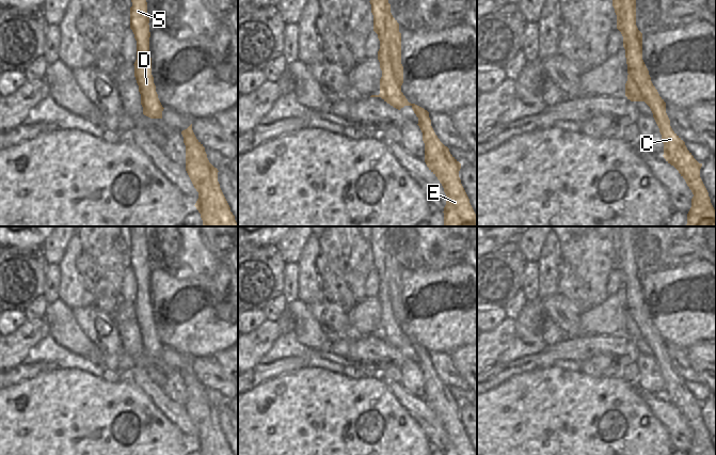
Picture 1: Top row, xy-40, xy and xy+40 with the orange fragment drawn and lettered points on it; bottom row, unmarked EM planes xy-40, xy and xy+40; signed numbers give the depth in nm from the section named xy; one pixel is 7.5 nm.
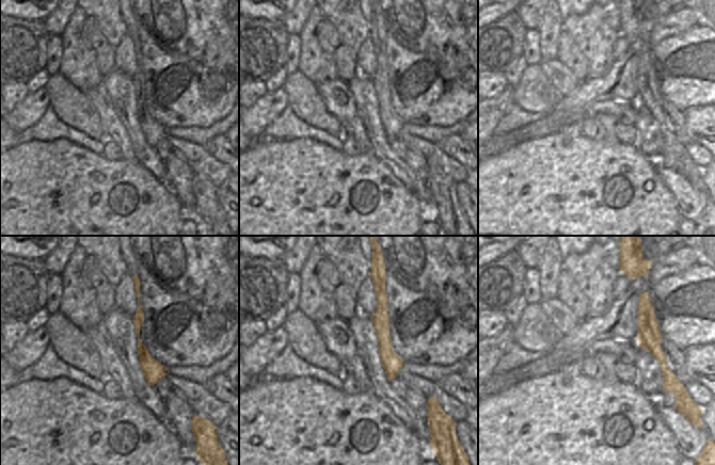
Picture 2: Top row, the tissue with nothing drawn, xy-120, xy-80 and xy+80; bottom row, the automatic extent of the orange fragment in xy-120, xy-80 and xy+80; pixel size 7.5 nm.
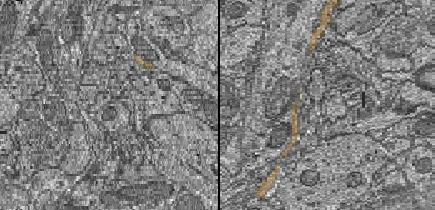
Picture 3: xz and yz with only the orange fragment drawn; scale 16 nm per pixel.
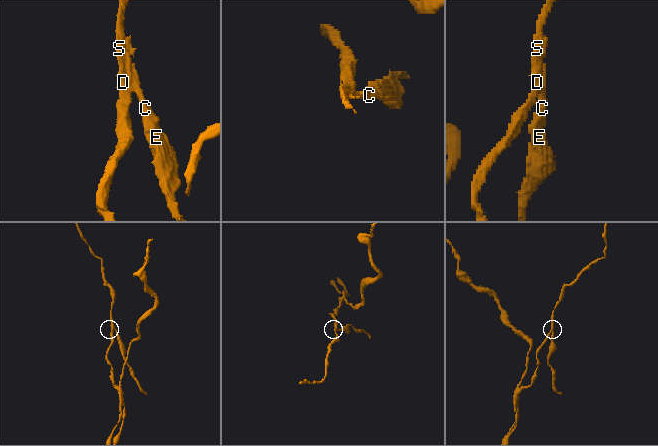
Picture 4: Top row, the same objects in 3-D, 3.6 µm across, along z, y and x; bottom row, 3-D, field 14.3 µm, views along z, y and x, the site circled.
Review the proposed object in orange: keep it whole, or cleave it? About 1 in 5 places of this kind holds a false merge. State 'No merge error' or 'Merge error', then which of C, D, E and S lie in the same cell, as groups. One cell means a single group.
Merge error. Groups: C E / D S

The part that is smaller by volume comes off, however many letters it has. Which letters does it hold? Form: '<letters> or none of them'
C, E

